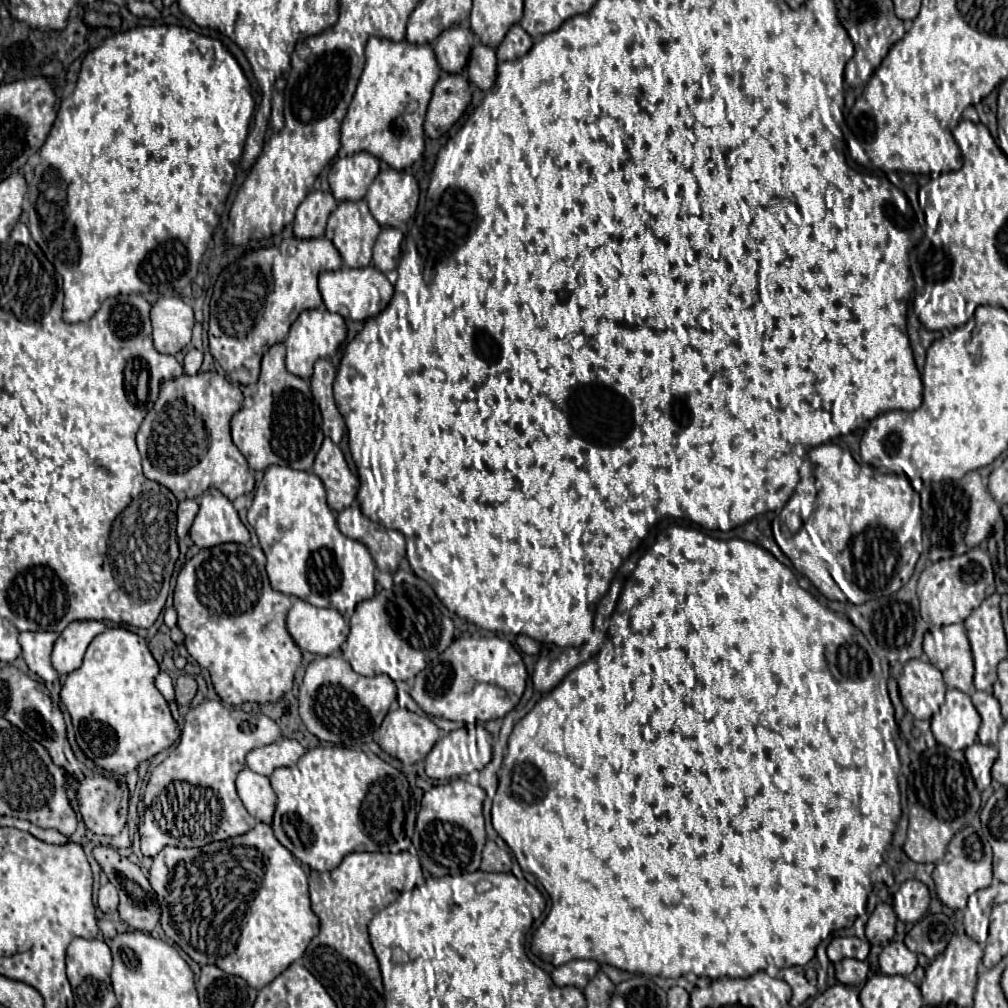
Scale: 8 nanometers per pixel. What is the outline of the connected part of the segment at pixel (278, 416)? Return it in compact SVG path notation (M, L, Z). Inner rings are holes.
M272 345L262 357L262 373L258 391L252 397L250 409L240 409L231 419L231 437L240 453L246 457L252 471L262 471L270 465L288 465L292 469L310 471L314 457L322 445L322 417L312 403L310 383L294 377L284 367L284 345Z

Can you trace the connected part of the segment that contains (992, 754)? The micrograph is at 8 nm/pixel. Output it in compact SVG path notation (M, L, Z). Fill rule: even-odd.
M974 743L970 745L966 751L966 761L968 761L968 767L970 767L970 773L972 773L972 779L976 781L976 787L980 791L984 791L992 777L990 777L990 769L992 769L992 763L994 759L998 757L998 751L996 747L992 745L982 745L982 743Z

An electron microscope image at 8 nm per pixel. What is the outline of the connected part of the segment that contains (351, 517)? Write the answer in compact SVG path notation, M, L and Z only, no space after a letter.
M354 501L354 505L340 511L337 524L346 537L356 539L368 547L368 551L374 557L376 567L380 571L394 573L398 569L402 553L398 553L394 543L399 547L405 547L406 540L402 533L396 530L386 531L380 523L372 523L368 517L362 515L356 501Z

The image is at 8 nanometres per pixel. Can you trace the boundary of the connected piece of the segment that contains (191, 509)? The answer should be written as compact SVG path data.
M186 499L186 501L178 503L178 513L176 513L178 515L178 529L176 529L176 533L180 539L184 539L188 535L196 513L198 513L198 501Z

